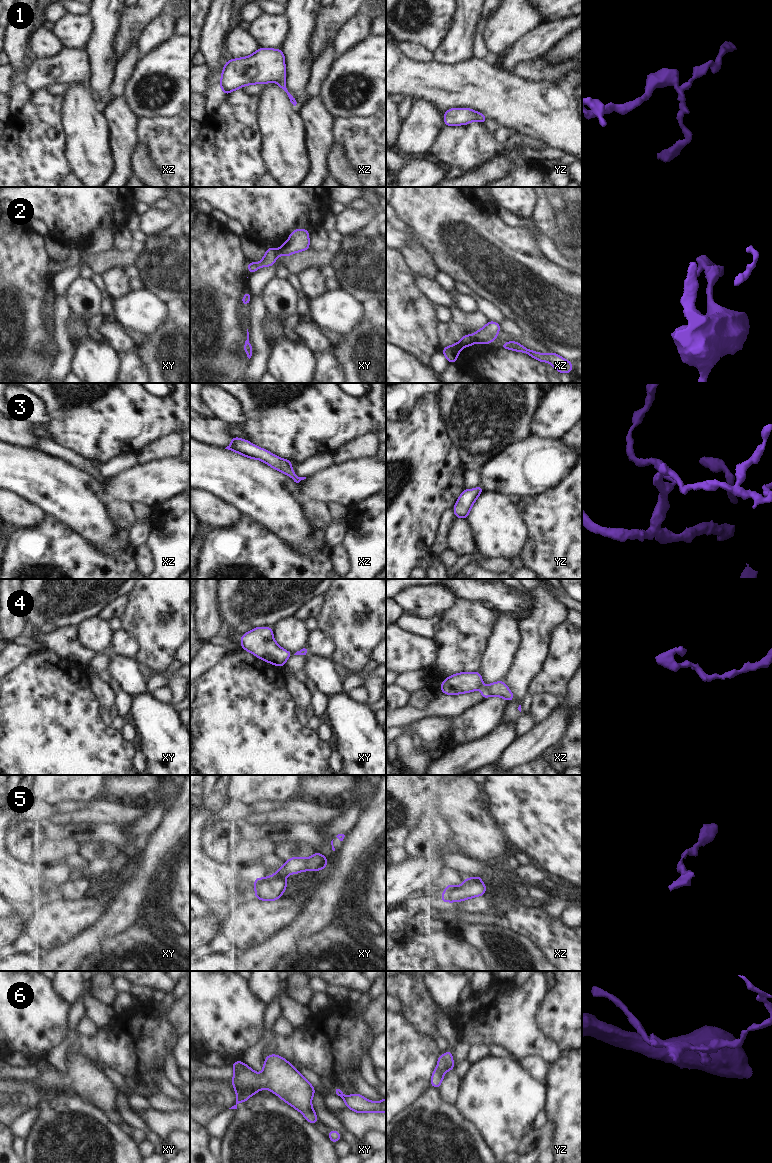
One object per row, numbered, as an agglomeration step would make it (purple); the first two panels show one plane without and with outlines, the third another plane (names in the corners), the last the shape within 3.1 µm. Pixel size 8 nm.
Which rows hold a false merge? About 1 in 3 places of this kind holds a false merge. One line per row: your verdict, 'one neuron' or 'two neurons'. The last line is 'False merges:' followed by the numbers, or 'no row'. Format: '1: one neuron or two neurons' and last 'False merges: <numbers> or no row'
1: one neuron
2: two neurons
3: one neuron
4: one neuron
5: two neurons
6: one neuron
False merges: 2, 5

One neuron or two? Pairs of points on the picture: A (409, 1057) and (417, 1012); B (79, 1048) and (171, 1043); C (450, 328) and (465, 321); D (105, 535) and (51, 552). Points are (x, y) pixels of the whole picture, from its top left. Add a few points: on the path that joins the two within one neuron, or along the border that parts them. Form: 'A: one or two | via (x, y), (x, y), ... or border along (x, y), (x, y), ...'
A: two | border along (399, 1014), (416, 1032), (436, 1039)
B: one | via (102, 1048), (110, 1048), (117, 1054), (148, 1054)
C: two | border along (450, 320), (465, 329)
D: two | border along (67, 527), (77, 531), (106, 554)

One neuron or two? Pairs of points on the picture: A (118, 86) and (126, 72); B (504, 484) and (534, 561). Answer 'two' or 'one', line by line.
A: one
B: two

